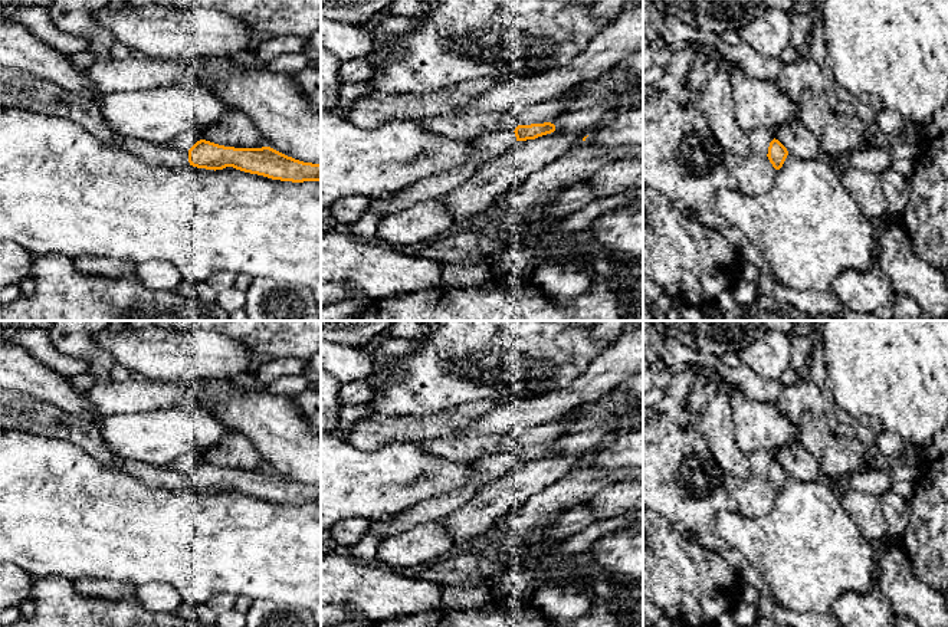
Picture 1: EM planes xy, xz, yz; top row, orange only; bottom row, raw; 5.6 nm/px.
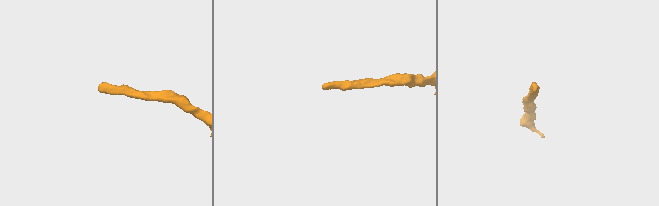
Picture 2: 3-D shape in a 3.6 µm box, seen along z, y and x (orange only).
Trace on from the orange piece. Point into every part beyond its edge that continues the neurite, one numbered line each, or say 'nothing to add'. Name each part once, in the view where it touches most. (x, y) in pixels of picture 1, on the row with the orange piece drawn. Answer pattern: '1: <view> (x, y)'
1: xy (17, 89)

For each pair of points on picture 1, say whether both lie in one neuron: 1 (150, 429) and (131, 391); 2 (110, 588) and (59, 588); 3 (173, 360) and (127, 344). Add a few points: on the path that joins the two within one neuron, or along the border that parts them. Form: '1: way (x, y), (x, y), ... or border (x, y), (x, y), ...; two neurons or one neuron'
1: border (174, 406), (144, 412), (111, 413), (108, 416); two neurons
2: border (71, 584), (82, 594), (108, 597); two neurons
3: way (161, 355), (138, 350); one neuron

